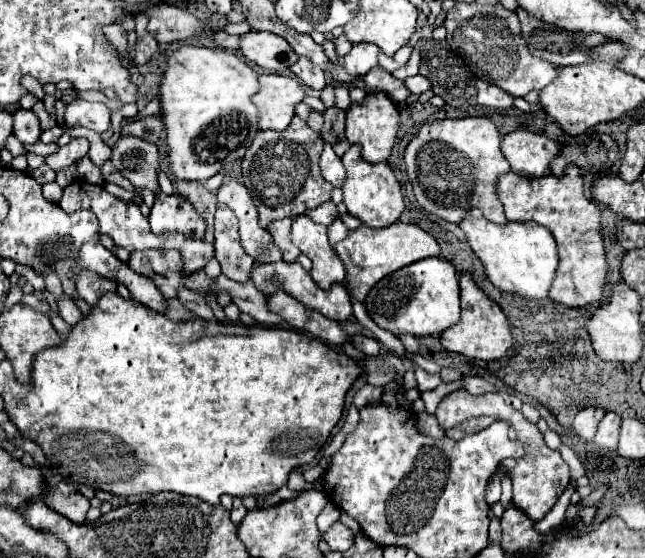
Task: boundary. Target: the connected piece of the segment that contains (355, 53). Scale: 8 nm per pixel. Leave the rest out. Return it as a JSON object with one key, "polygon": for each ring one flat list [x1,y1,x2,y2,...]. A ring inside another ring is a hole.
{"polygon":[[360,43,354,45,348,55,344,55,344,67,350,75,362,77,366,75,374,65,378,65,378,53,380,49,372,43]]}

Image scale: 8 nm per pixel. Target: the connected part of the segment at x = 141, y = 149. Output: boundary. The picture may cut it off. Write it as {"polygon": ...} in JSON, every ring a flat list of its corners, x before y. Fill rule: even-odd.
{"polygon":[[120,137,112,149,112,165,138,189,150,189,154,195,160,193,158,185,158,145,146,143,136,137]]}

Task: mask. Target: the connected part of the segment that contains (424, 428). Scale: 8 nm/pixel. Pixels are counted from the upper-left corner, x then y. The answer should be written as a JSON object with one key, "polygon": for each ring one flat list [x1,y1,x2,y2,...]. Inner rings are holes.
{"polygon":[[418,413,418,415,416,415,416,421,418,421,418,427,420,427,422,433,426,433,426,435,430,435,430,437,438,437,438,435,442,437,442,435,444,435,444,431,440,429,438,421,434,419,434,415]]}

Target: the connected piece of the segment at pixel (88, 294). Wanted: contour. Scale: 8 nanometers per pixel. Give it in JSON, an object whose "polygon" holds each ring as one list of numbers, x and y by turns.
{"polygon":[[80,271,76,275,76,289,80,297,84,297,90,305,98,301,98,295,106,291,116,291,116,283,110,279,102,279,100,275,94,275,92,271]]}

